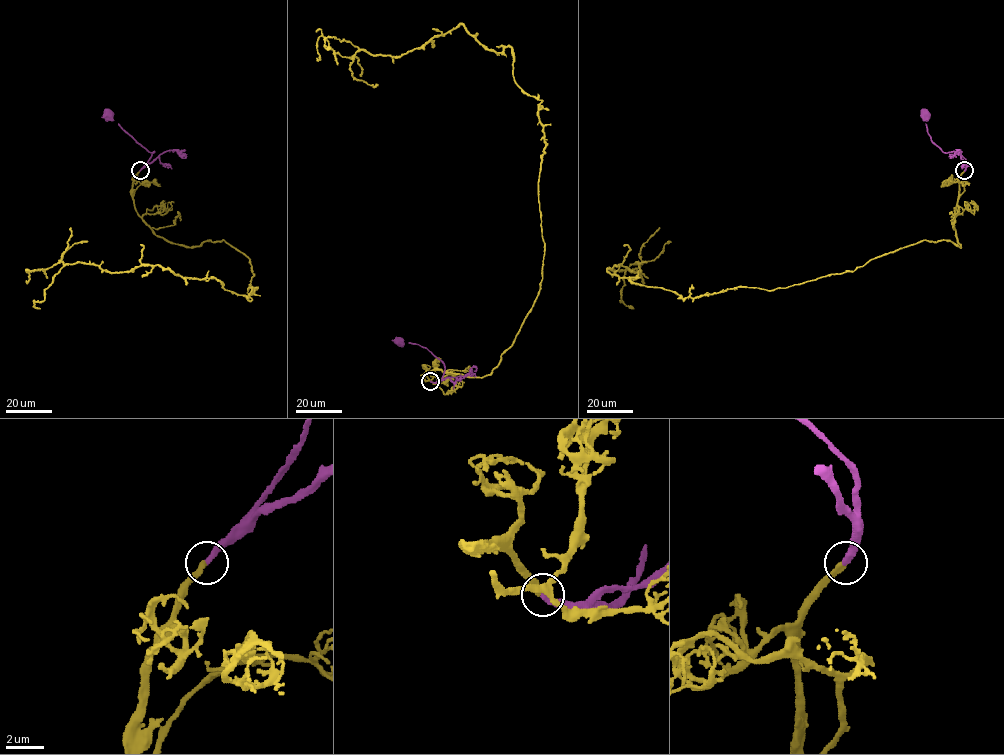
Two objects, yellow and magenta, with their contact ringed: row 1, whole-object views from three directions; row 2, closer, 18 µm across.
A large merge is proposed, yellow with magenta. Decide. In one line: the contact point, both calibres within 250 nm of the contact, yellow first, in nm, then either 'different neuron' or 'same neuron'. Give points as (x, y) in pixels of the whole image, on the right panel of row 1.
place (964, 170); calibres 320 and 340 nm; same neuron

